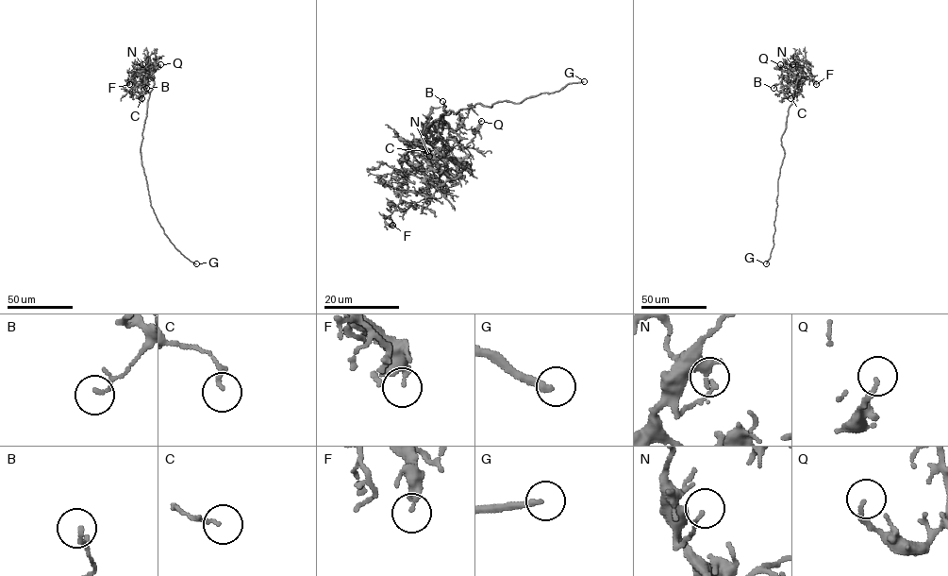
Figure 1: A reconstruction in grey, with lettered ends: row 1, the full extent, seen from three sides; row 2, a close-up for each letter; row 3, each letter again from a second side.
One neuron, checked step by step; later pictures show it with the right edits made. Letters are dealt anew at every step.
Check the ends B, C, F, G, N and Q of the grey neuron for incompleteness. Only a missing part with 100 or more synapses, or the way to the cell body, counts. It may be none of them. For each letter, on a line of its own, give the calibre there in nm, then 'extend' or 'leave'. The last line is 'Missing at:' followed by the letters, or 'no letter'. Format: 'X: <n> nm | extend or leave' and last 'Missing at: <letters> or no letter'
B: 90 nm | leave
C: 130 nm | leave
F: 280 nm | leave
G: 240 nm | extend
N: 120 nm | leave
Q: 160 nm | leave
Missing at: G

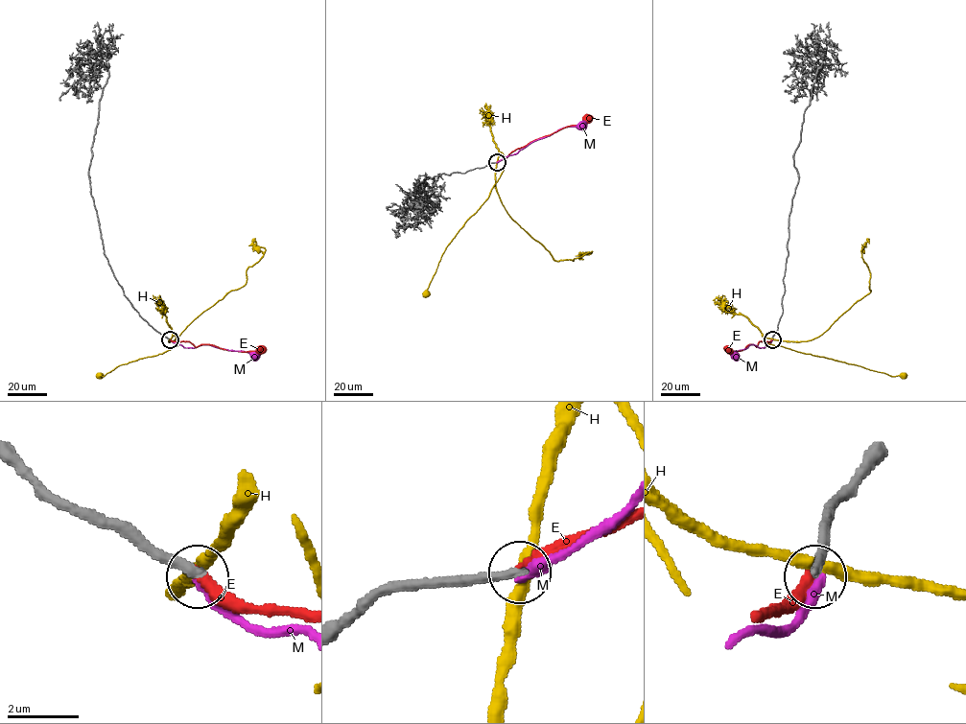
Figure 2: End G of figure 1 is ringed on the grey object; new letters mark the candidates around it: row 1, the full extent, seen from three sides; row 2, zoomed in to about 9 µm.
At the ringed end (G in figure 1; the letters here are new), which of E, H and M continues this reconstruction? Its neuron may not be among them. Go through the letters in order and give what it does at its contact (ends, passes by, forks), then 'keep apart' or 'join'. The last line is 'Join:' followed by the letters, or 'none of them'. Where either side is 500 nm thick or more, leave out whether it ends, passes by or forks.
E: it ends; keep apart
H: it passes by; keep apart
M: it ends; join
Join: M

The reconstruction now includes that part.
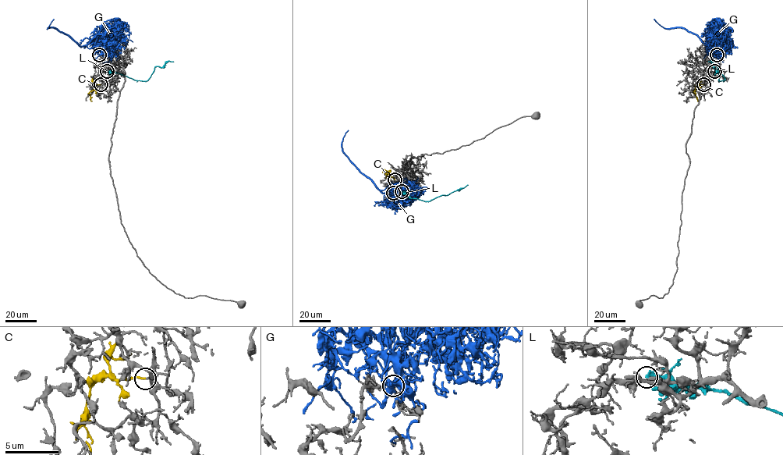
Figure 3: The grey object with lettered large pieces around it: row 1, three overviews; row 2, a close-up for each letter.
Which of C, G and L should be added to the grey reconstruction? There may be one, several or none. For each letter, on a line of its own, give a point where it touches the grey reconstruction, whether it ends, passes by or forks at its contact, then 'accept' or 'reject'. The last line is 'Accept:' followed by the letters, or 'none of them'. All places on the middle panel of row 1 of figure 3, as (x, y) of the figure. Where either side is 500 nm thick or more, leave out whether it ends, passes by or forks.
C: (395, 179) | it ends | accept
G: (393, 193) | it ends | reject
L: (402, 191) | it ends | reject
Accept: C

